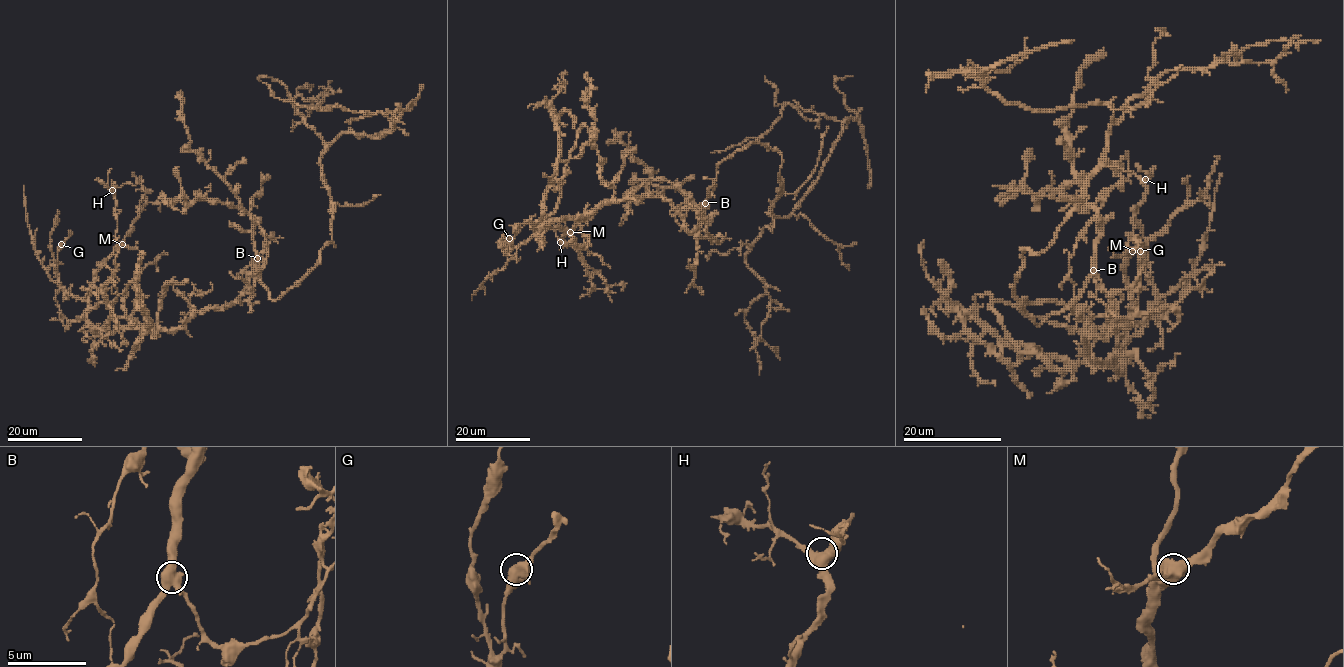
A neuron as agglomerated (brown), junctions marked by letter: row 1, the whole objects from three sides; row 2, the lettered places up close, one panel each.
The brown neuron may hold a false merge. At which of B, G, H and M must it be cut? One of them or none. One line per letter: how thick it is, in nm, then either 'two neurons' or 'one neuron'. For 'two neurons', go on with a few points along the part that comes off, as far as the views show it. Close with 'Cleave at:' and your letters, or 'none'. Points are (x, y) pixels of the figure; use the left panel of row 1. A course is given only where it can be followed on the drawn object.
B: calibre 500 nm; two neurons; course (258, 259), (273, 300), (297, 284), (334, 246), (321, 153), (342, 133), (394, 128), (263, 82)
G: calibre 500 nm; one neuron
H: calibre 480 nm; one neuron
M: calibre 500 nm; one neuron
Cleave at: B

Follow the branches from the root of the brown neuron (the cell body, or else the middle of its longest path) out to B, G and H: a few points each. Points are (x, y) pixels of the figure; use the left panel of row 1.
B: (261, 279), (258, 259)
G: (261, 279), (258, 261), (247, 299), (199, 310), (180, 327), (99, 334), (87, 301), (59, 282), (61, 244)
H: (261, 279), (258, 261), (247, 299), (180, 327), (99, 334), (87, 309), (117, 245), (112, 190)

